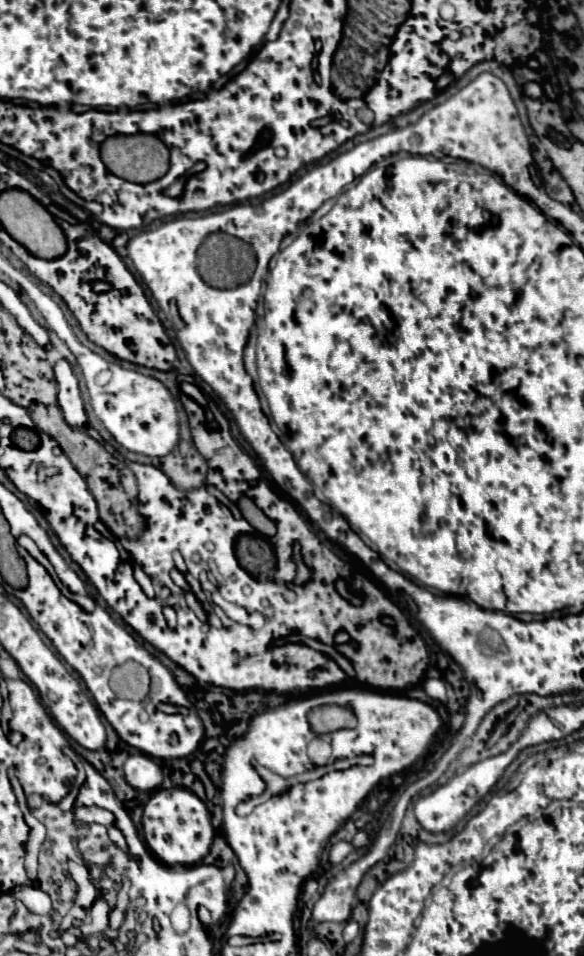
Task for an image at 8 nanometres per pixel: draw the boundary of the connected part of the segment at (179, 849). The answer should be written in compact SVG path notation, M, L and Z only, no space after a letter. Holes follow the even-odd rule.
M183 787L160 789L152 793L150 799L143 807L143 837L153 855L167 863L167 865L193 865L201 861L211 847L214 838L214 828L211 824L210 812L199 797ZM195 801L197 809L203 809L203 813L195 813ZM185 817L197 817L197 823L183 823Z

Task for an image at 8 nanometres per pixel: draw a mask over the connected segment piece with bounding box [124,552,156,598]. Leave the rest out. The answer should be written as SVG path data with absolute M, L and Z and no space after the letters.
M125 552L124 560L126 560L132 566L134 578L141 586L143 592L149 598L154 598L156 596L156 593L153 589L153 584L149 576L143 571L143 569L138 564L134 562L128 552Z

